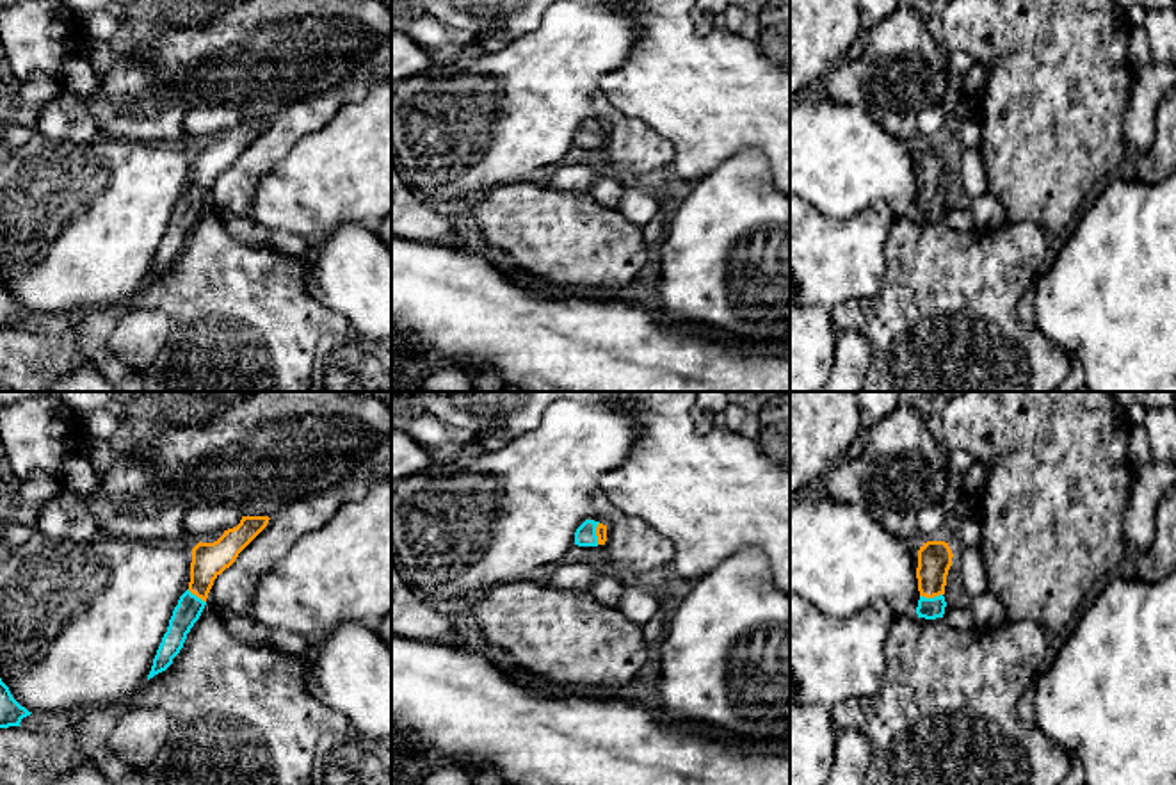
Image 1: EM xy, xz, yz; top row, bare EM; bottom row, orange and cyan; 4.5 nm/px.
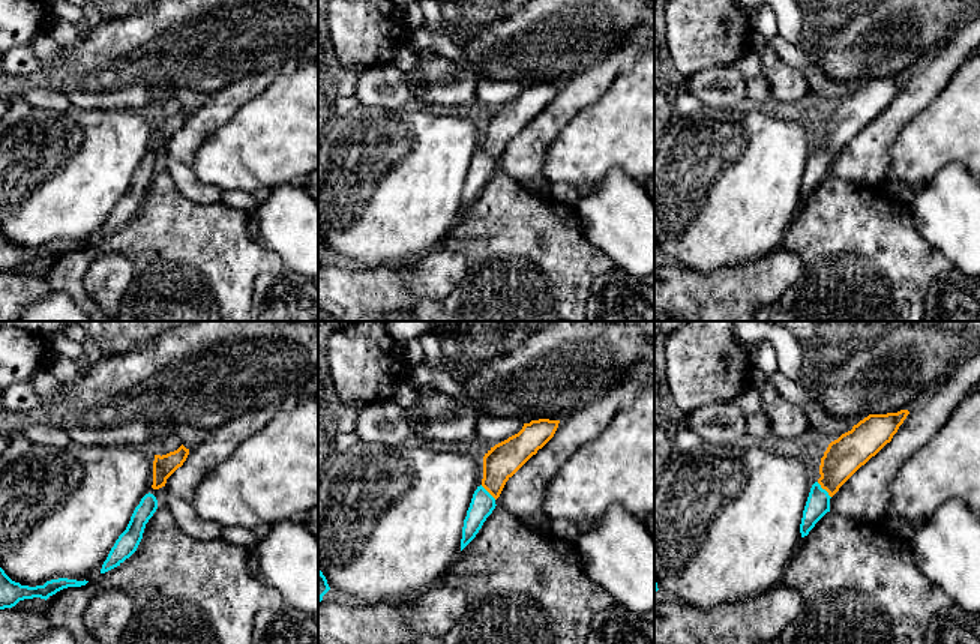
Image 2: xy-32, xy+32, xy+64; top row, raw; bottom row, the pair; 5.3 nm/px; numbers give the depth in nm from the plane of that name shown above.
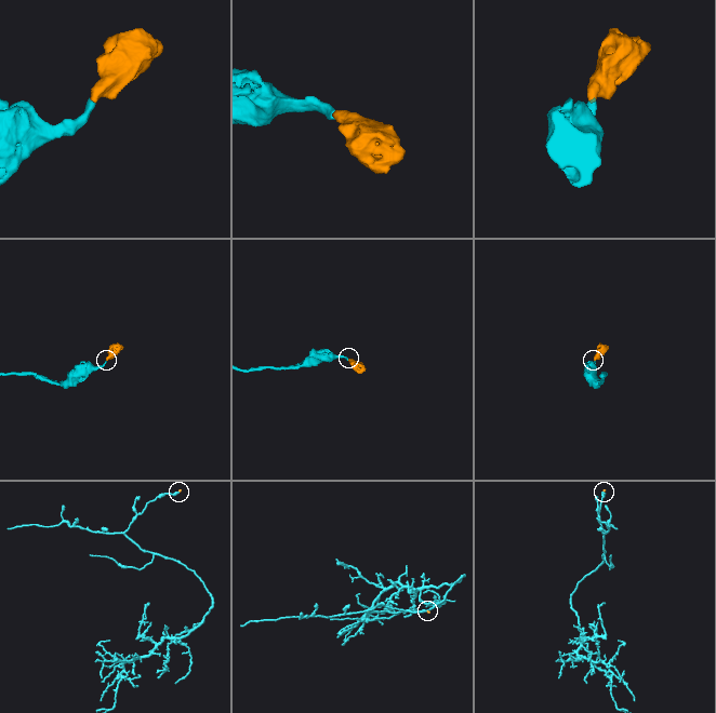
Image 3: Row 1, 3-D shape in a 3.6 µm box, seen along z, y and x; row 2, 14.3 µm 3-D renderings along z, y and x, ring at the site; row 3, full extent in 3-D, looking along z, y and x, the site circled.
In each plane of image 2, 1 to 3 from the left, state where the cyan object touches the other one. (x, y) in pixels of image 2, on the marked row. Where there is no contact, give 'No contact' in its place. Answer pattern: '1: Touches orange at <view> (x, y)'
1: No contact
2: Touches orange at xy+32 (488, 491)
3: Touches orange at xy+64 (824, 488)

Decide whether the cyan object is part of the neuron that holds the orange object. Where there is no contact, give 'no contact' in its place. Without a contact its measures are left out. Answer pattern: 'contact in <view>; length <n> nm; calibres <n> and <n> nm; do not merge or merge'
contact in yz; length 110 nm; calibres 160 and 100 nm; merge

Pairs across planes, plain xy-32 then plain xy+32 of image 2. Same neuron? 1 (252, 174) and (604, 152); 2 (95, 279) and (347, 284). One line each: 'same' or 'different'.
1: same
2: same

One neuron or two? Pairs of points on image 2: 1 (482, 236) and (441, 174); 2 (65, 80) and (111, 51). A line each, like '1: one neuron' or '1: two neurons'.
1: two neurons
2: one neuron

